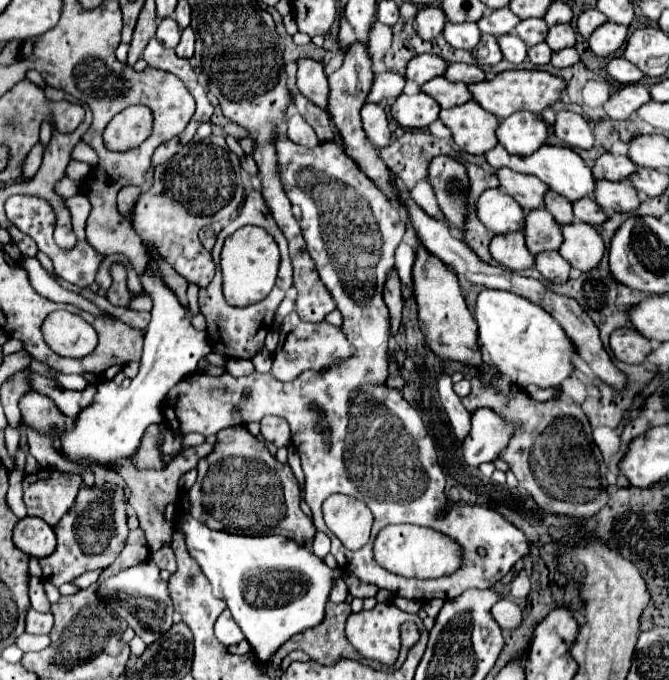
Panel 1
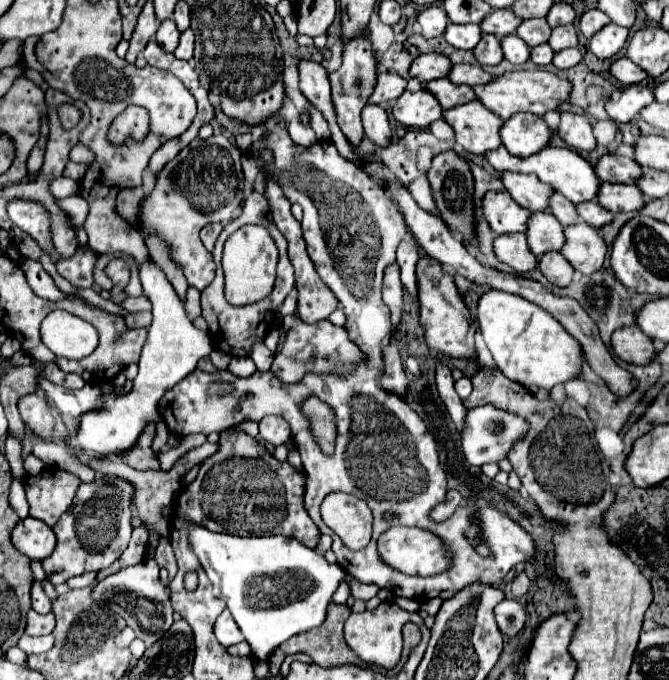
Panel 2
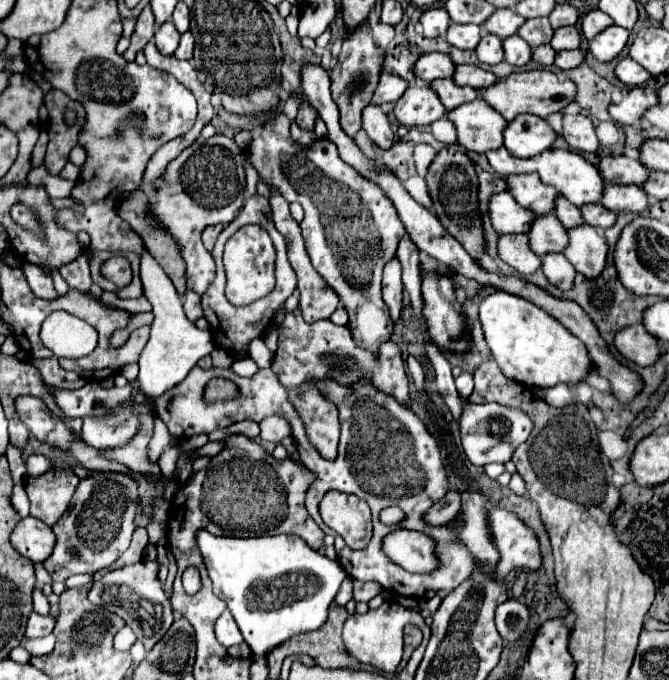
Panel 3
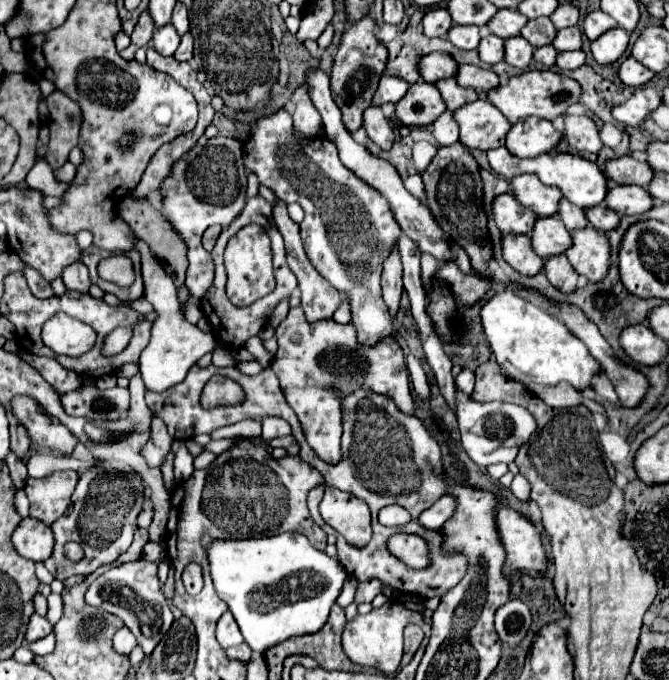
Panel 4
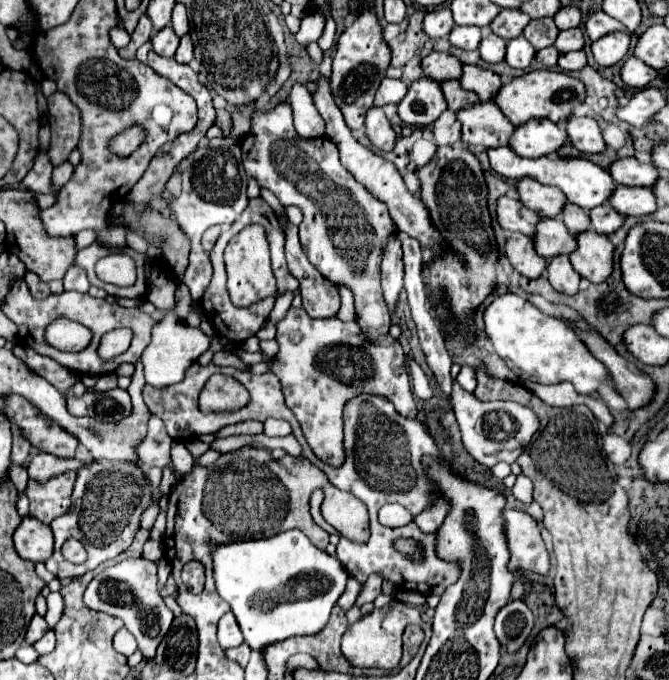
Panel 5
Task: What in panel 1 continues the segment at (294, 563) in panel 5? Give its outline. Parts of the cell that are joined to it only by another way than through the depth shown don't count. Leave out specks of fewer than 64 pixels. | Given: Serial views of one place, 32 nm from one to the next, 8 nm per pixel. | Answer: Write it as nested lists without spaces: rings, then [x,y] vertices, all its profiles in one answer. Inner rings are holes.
[[[178,500],[170,502],[164,508],[164,520],[172,524],[180,534],[184,534],[190,556],[198,562],[204,576],[212,584],[214,596],[222,598],[228,604],[228,610],[232,612],[236,624],[244,632],[260,662],[268,662],[278,652],[278,648],[294,634],[300,634],[306,628],[320,624],[320,620],[324,618],[324,604],[328,600],[332,580],[338,578],[342,572],[328,568],[324,560],[312,554],[310,548],[298,546],[296,542],[284,536],[240,536],[222,530],[212,530],[200,520],[194,520],[188,512],[178,512]]]

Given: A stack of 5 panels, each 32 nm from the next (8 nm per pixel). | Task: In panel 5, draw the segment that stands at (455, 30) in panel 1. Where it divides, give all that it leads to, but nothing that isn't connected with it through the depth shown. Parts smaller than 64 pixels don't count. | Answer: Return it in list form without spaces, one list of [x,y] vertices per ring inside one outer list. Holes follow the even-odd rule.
[[[454,26],[450,32],[450,42],[462,50],[476,50],[482,40],[480,28],[476,26]]]

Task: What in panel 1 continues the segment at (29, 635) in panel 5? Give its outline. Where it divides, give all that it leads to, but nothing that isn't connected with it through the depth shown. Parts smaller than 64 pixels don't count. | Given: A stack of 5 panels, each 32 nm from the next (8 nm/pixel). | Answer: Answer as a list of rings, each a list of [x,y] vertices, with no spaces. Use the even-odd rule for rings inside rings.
[[[28,610],[28,616],[26,616],[26,632],[28,634],[48,634],[50,628],[52,628],[54,620],[52,616],[46,612],[36,612],[36,610]]]

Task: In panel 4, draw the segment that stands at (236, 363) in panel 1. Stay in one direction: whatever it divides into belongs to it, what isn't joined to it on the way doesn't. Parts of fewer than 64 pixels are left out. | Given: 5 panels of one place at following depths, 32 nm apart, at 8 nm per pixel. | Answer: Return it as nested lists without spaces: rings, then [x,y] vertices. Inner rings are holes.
[[[248,360],[248,362],[238,362],[238,364],[236,364],[236,370],[238,370],[240,374],[254,376],[254,374],[258,374],[258,372],[262,370],[262,366],[260,366],[258,362],[254,362],[254,360]]]

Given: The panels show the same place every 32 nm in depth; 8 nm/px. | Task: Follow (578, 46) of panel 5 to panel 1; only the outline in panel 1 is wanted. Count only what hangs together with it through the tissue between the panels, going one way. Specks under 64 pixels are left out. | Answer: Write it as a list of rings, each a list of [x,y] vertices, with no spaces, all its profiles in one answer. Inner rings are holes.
[[[556,24],[556,26],[552,26],[552,28],[548,30],[546,44],[548,44],[552,50],[562,50],[562,48],[574,46],[574,44],[576,44],[574,28],[572,28],[570,24]]]

